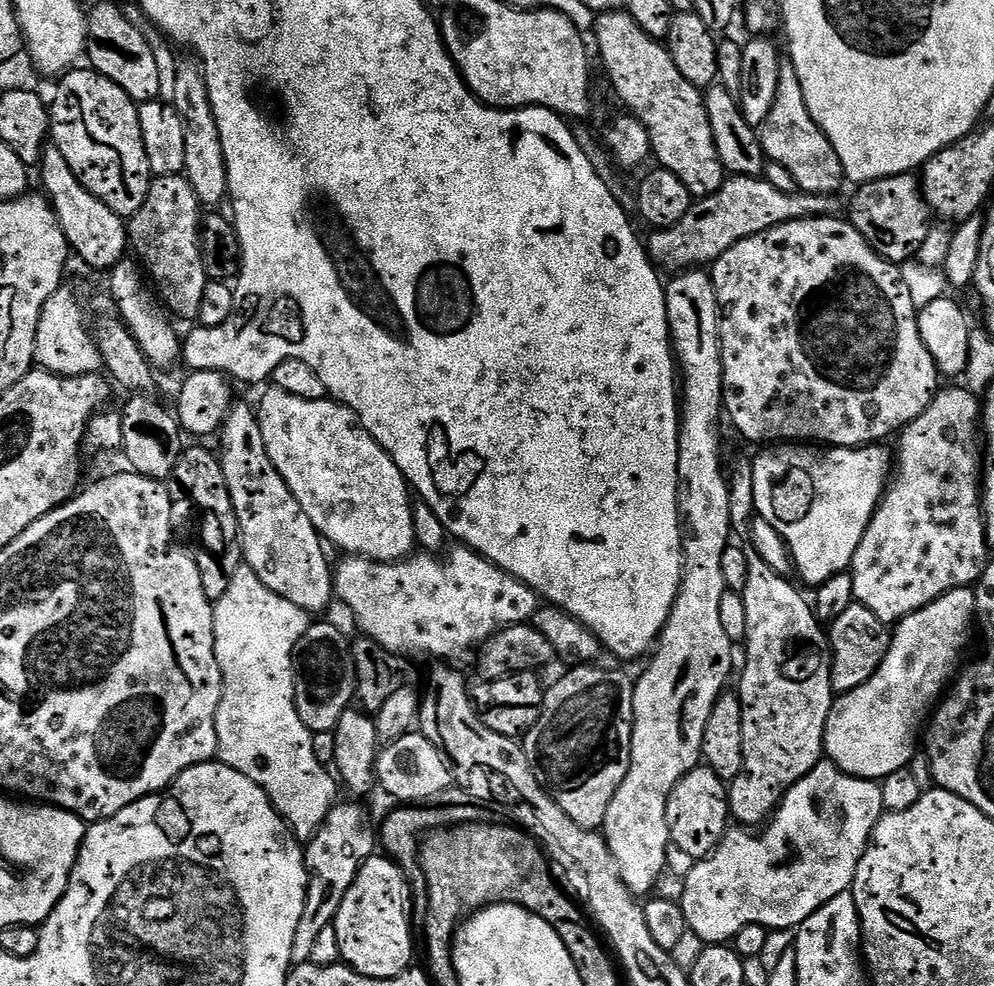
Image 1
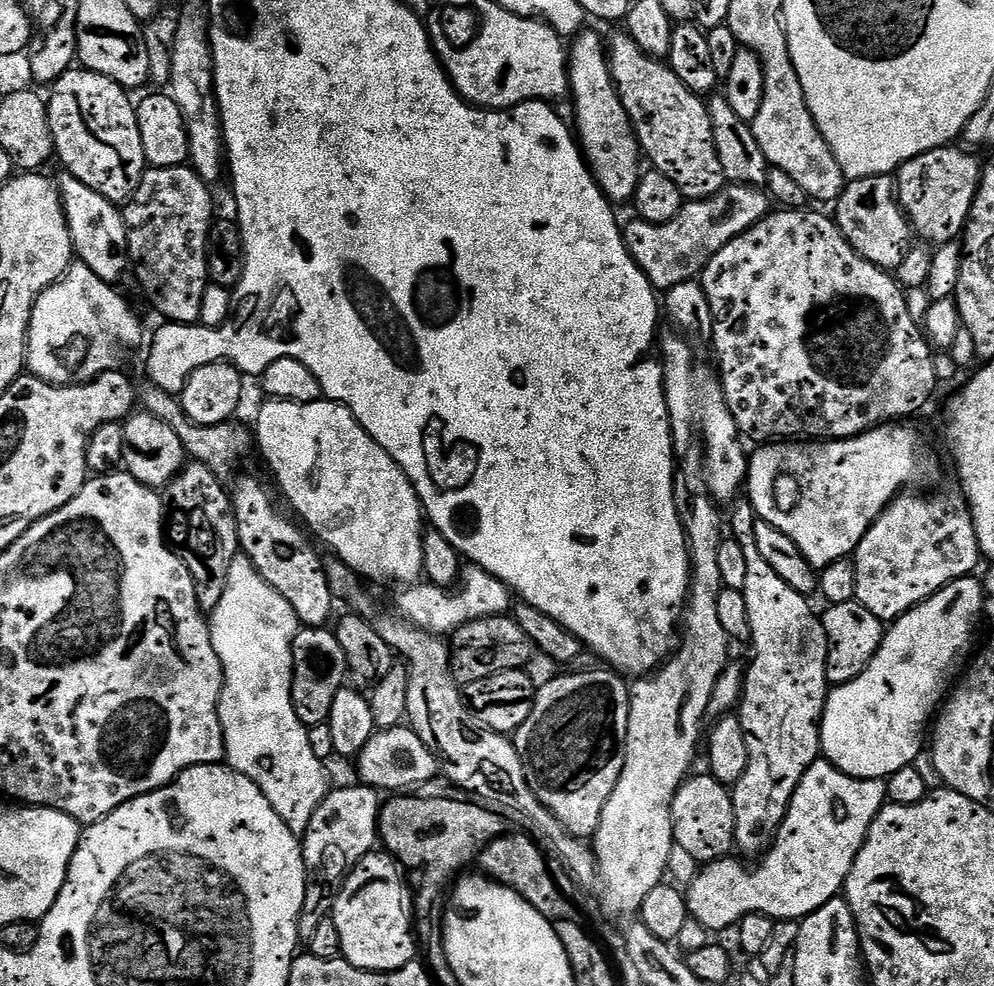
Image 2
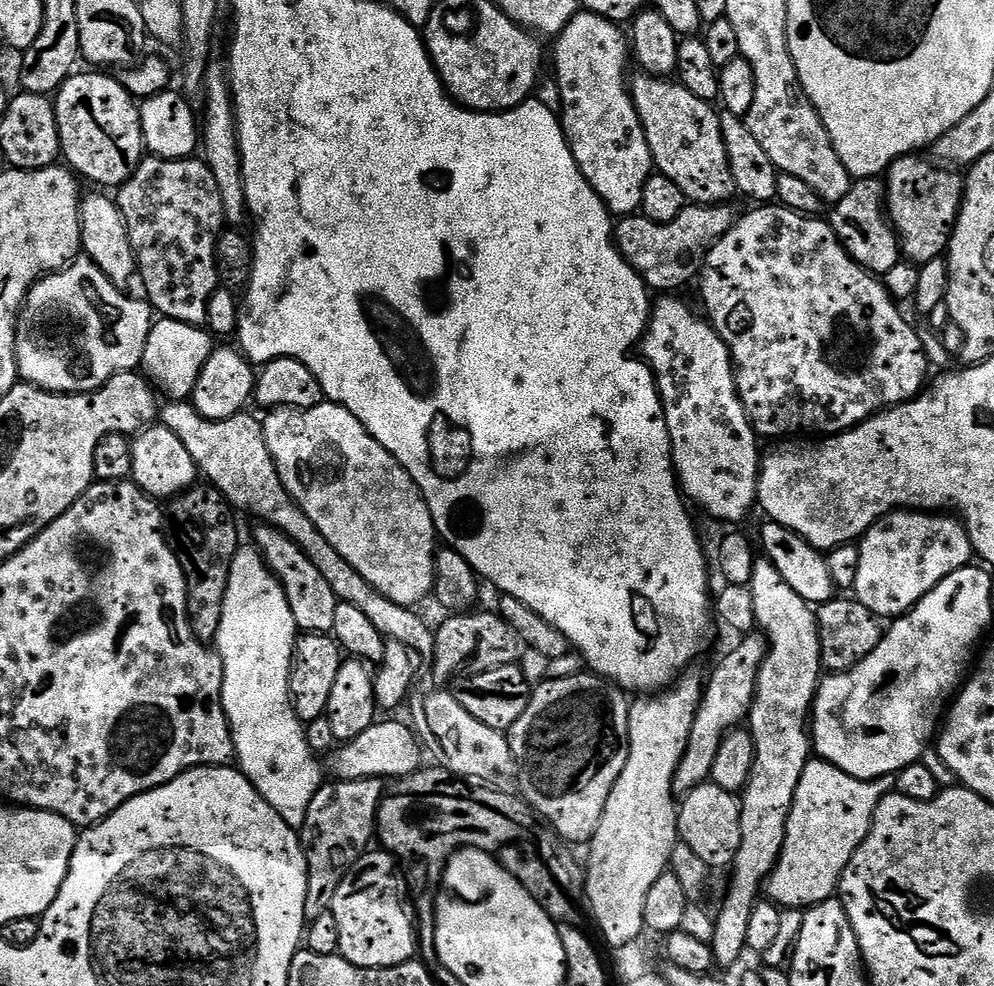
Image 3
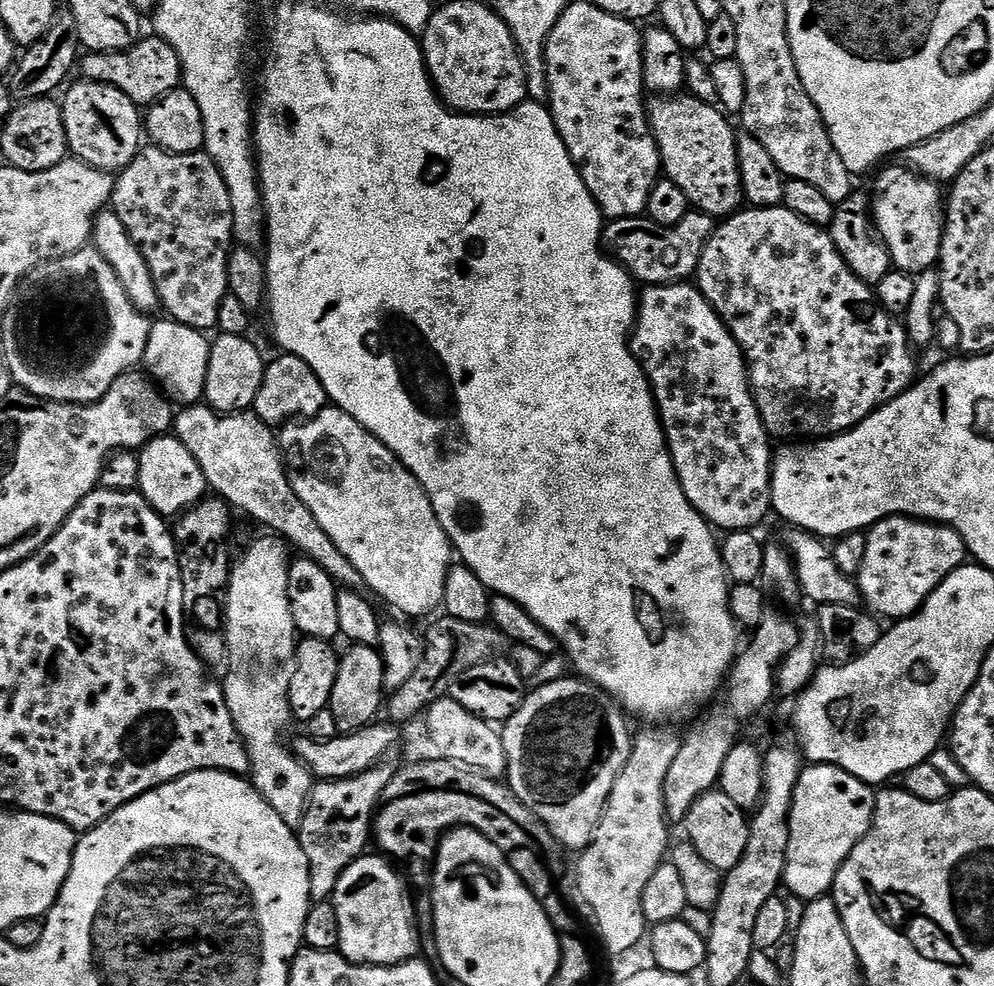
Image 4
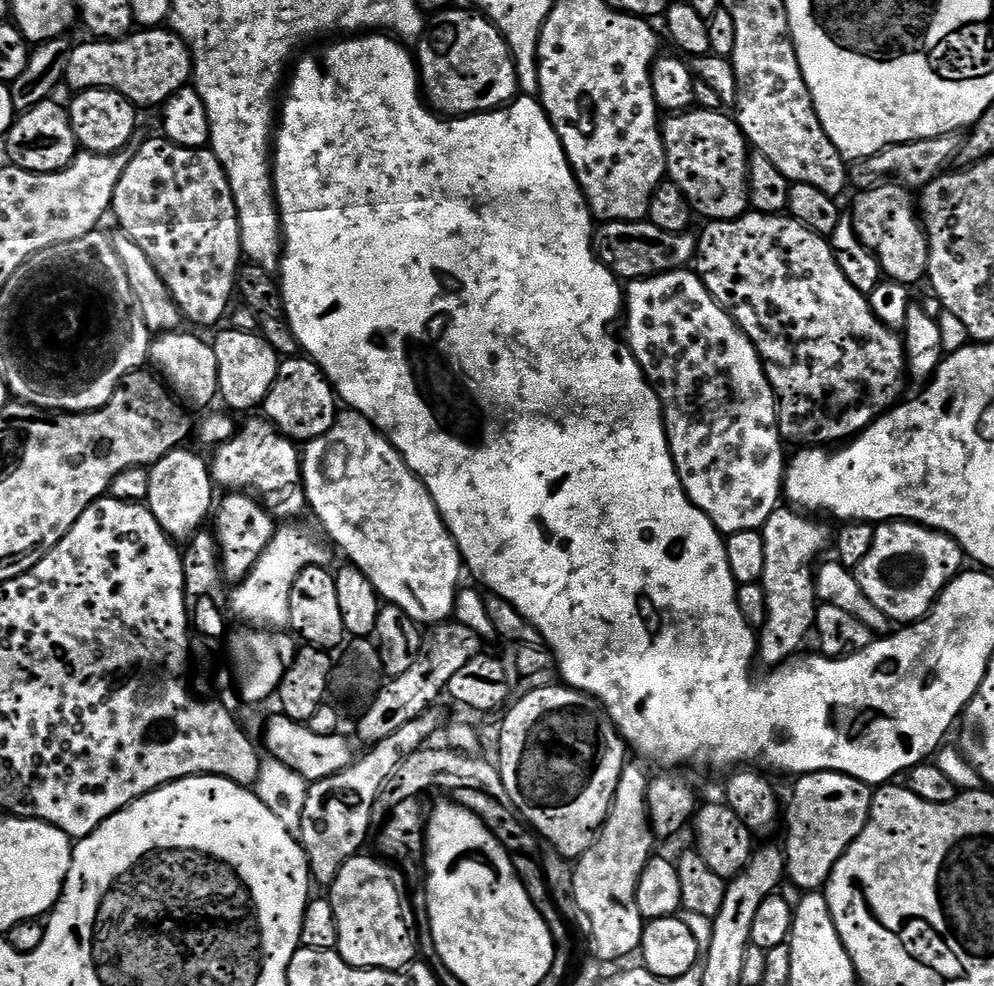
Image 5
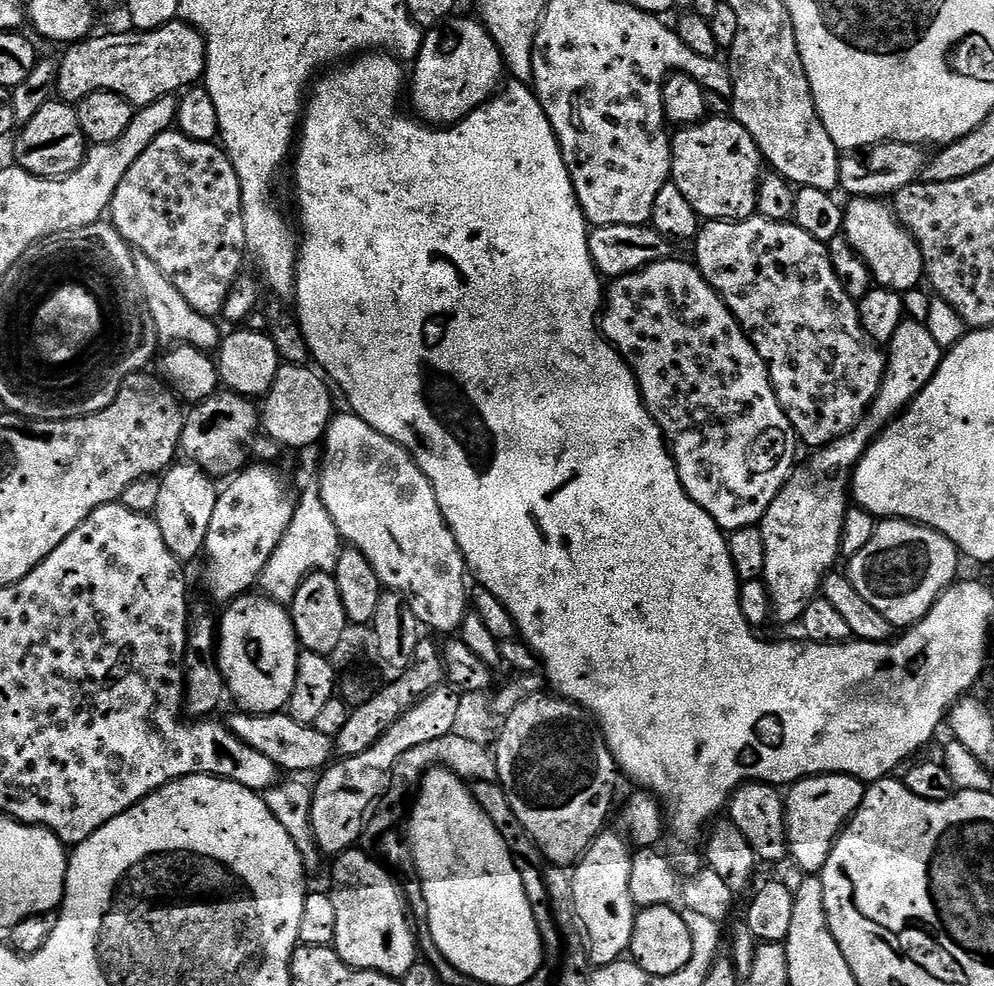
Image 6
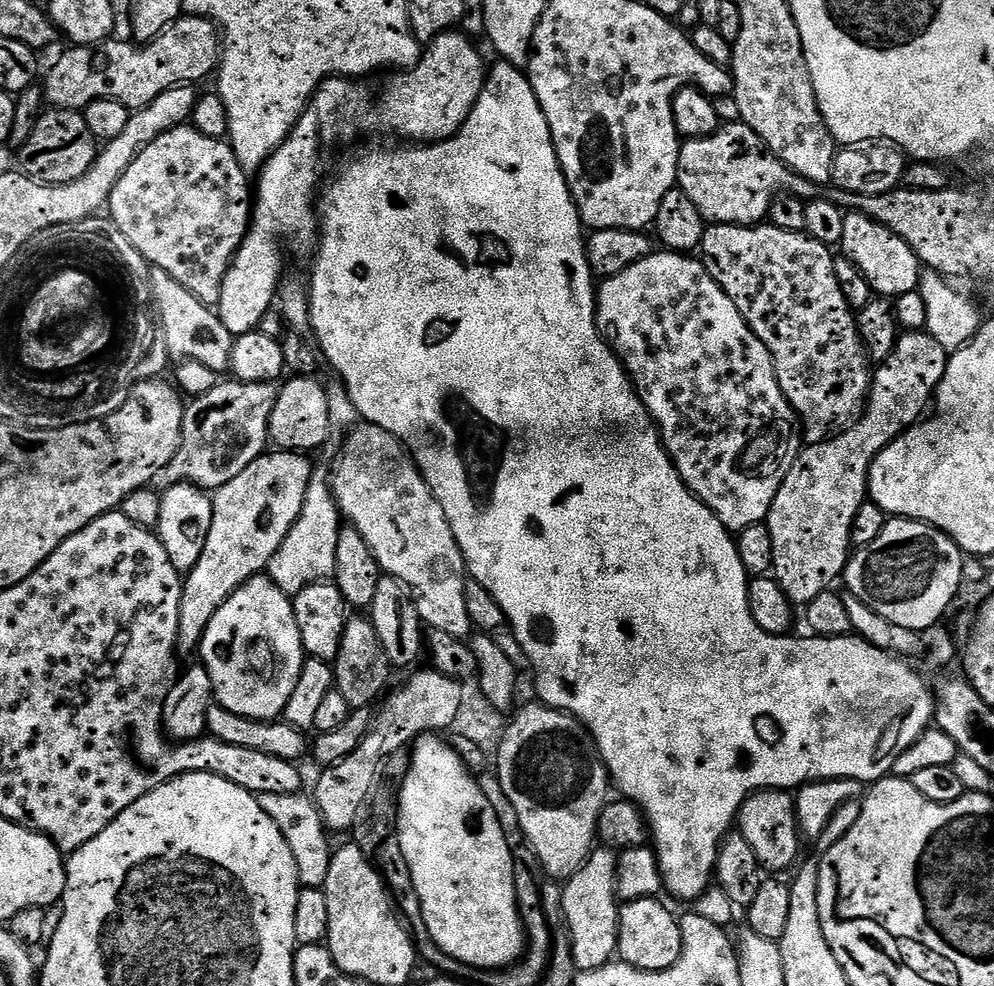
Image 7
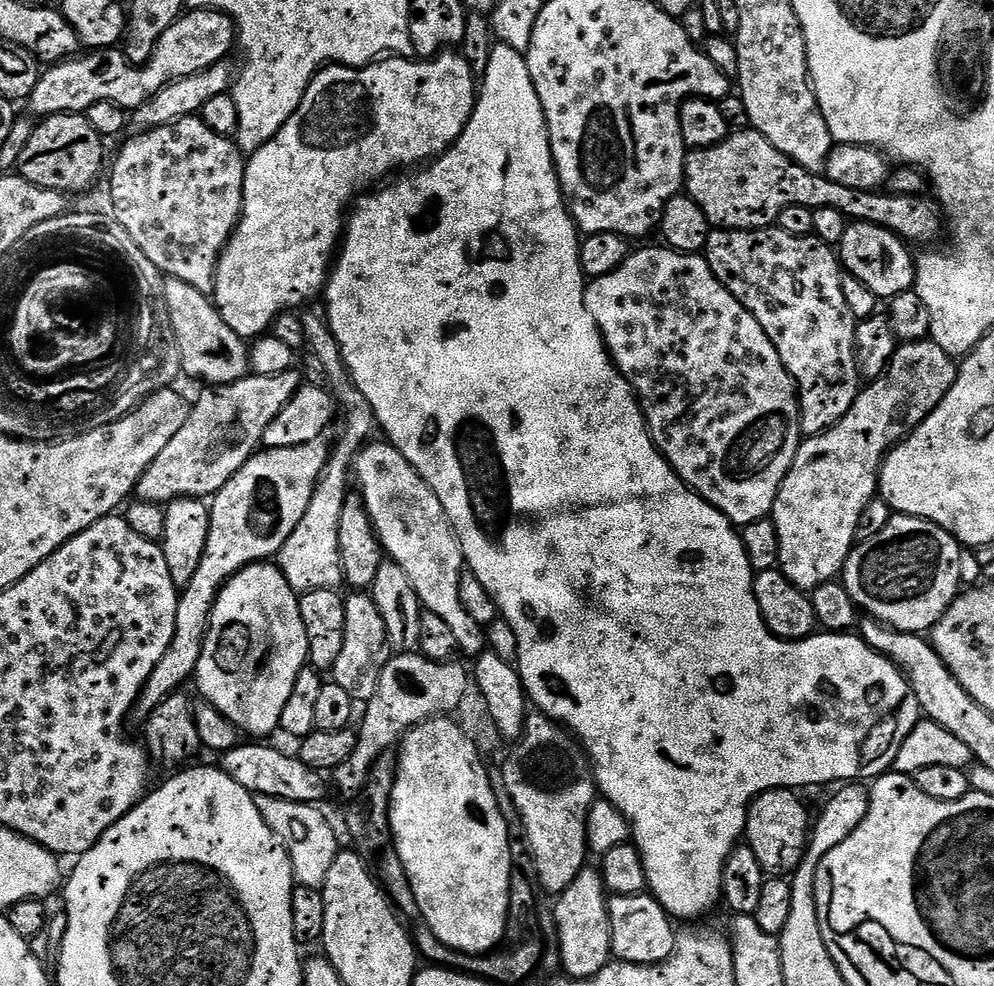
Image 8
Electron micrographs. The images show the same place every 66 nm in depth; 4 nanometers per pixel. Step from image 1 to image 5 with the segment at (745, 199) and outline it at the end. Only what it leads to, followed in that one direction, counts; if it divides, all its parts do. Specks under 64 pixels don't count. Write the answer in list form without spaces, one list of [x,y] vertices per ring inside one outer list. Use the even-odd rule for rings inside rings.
[[[647,219],[609,220],[594,232],[596,256],[621,282],[650,278],[667,272],[687,269],[696,258],[697,237],[691,231],[671,232],[658,230]]]

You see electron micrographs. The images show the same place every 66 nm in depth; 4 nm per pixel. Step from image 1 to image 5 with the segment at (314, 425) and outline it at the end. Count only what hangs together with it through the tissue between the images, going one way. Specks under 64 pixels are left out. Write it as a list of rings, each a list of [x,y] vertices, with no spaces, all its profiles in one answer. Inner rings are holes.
[[[359,414],[347,415],[341,415],[337,419],[336,424],[324,436],[314,438],[303,445],[302,471],[304,474],[304,493],[308,499],[308,508],[320,519],[321,524],[328,531],[329,538],[352,559],[349,561],[360,572],[370,578],[370,582],[376,588],[376,593],[379,594],[381,601],[398,606],[409,618],[415,620],[421,626],[443,624],[455,613],[456,593],[462,587],[462,581],[460,581],[460,568],[462,572],[460,547],[456,545],[454,538],[449,534],[446,525],[444,525],[444,519],[440,516],[438,506],[434,506],[434,498],[430,498],[426,486],[410,471],[404,459],[396,451],[396,447],[384,437],[383,432],[377,432],[370,421],[364,419],[363,416]]]

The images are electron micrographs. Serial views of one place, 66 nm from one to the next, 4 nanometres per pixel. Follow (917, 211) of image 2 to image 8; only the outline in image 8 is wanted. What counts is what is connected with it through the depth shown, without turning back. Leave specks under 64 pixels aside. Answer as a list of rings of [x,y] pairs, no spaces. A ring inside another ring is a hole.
[[[849,223],[838,246],[838,259],[847,275],[858,278],[878,298],[891,298],[913,291],[916,282],[916,261],[909,245],[877,224]]]

